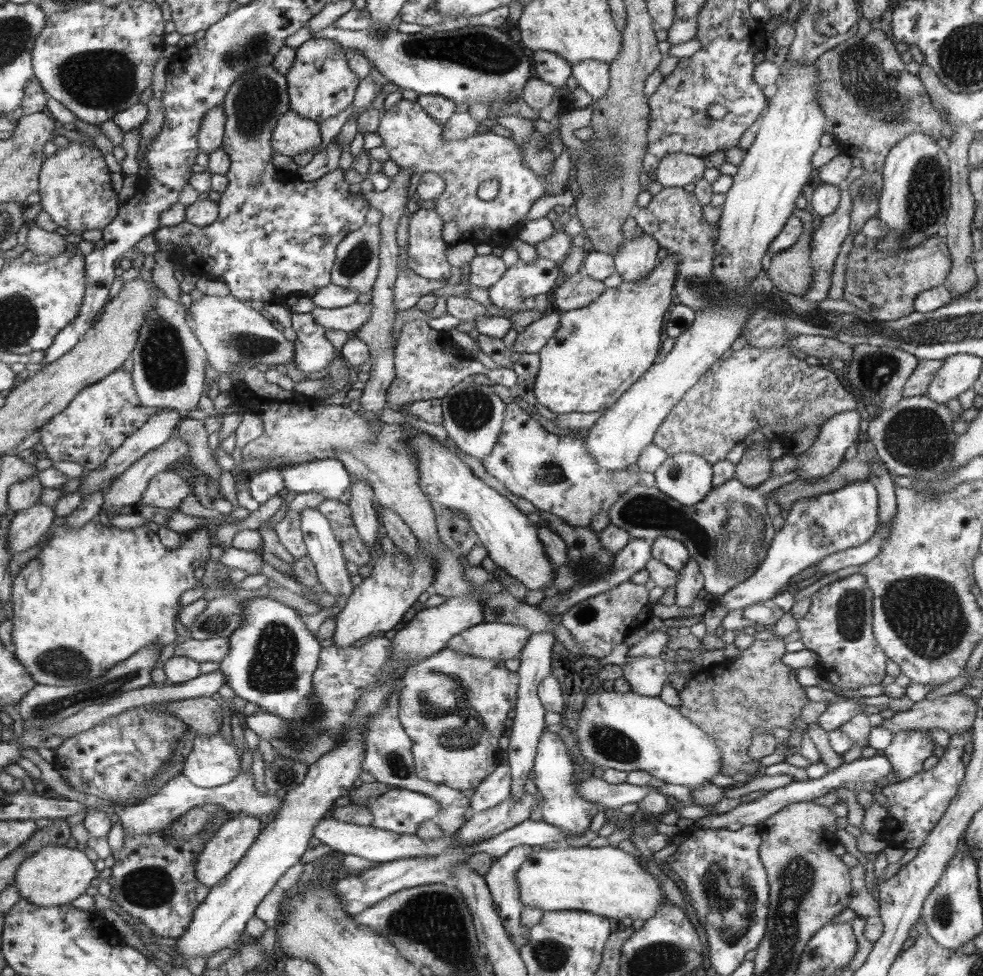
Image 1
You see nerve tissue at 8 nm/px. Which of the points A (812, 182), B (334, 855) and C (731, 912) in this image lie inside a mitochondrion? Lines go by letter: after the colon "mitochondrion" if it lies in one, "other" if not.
A: other
B: other
C: mitochondrion

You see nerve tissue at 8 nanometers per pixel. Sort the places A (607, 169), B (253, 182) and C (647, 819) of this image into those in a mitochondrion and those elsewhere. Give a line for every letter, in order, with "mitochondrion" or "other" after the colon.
A: mitochondrion
B: mitochondrion
C: other

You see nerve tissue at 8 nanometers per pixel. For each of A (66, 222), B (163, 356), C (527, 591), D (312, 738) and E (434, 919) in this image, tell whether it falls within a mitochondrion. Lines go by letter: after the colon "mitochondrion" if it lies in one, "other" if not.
A: other
B: mitochondrion
C: other
D: mitochondrion
E: mitochondrion

